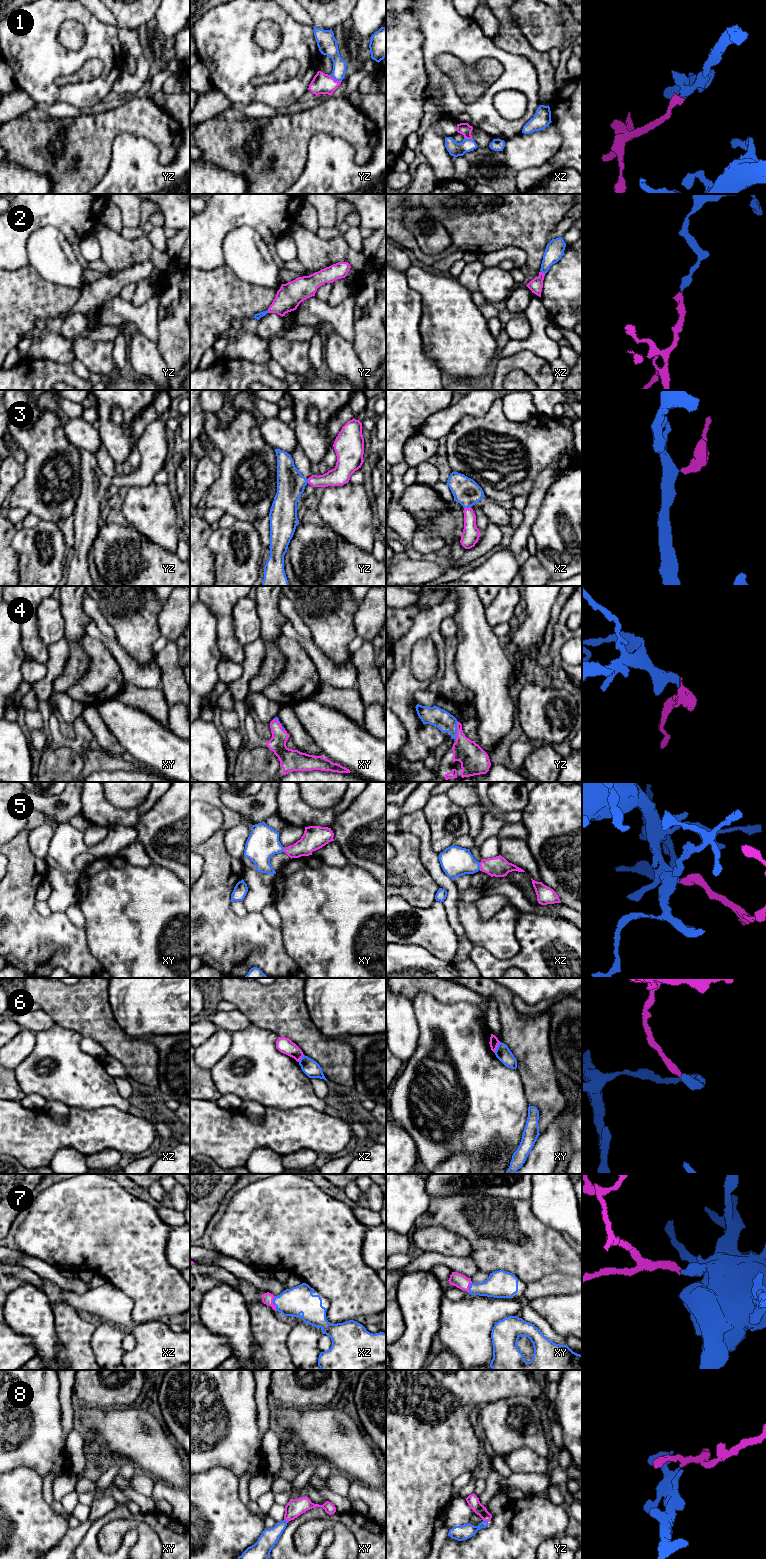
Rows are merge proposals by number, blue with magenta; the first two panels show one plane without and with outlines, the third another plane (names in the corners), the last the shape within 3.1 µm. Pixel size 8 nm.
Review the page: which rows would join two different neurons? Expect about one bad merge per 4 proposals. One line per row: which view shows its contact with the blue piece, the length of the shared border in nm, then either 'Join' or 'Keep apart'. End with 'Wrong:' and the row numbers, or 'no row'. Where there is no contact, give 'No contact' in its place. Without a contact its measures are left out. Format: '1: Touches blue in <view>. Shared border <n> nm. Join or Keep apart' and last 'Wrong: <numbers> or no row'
1: Touches blue in yz. Shared border 120 nm. Join
2: Touches blue in xz. Shared border 40 nm. Join
3: Touches blue in xz. Shared border 60 nm. Join
4: Touches blue in yz. Shared border 140 nm. Join
5: Touches blue in xz. Shared border 60 nm. Join
6: Touches blue in xy. Shared border 100 nm. Keep apart
7: Touches blue in xz. Shared border 120 nm. Join
8: Touches blue in yz. Shared border 50 nm. Join
Wrong: 6

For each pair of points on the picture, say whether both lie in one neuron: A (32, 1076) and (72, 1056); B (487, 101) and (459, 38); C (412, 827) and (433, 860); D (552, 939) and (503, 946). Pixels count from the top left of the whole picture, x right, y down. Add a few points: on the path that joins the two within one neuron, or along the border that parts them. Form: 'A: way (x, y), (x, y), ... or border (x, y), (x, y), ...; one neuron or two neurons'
A: way (42, 1078), (51, 1078), (63, 1066); one neuron
B: way (504, 79), (507, 61), (494, 48), (481, 43); one neuron
C: way (421, 834), (425, 838), (426, 851); one neuron
D: border (517, 921), (514, 936), (519, 950), (503, 960); two neurons

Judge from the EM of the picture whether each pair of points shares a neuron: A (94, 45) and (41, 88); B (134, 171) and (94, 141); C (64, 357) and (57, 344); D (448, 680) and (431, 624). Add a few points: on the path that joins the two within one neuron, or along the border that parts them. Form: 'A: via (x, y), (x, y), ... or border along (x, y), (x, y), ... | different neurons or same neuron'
A: via (79, 55), (73, 58), (63, 58), (48, 73) | same neuron
B: border along (123, 133), (114, 140), (109, 168), (103, 176) | different neurons
C: via (63, 354), (57, 347) | same neuron
D: border along (445, 648), (445, 673), (428, 686) | different neurons

